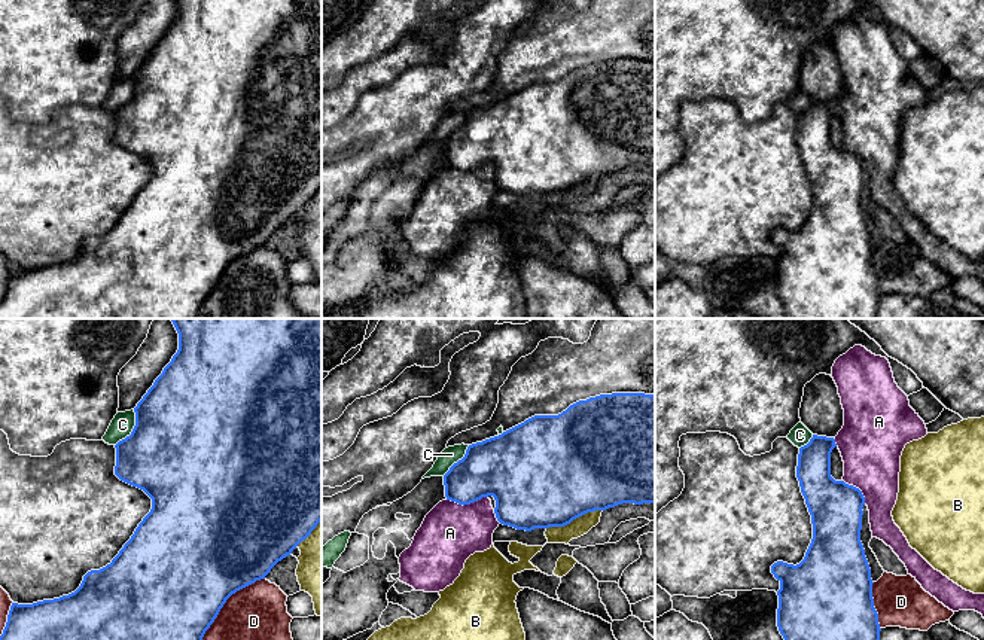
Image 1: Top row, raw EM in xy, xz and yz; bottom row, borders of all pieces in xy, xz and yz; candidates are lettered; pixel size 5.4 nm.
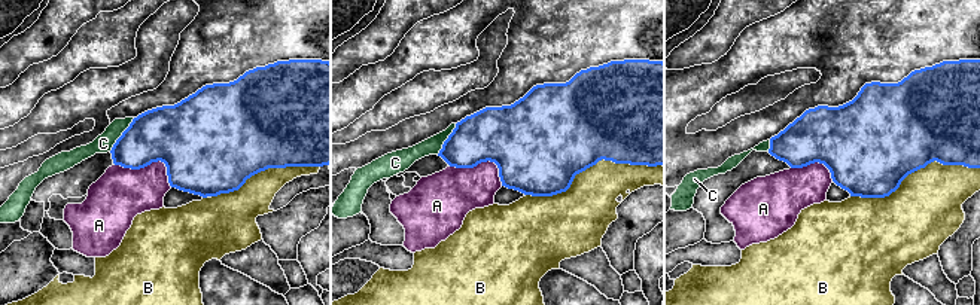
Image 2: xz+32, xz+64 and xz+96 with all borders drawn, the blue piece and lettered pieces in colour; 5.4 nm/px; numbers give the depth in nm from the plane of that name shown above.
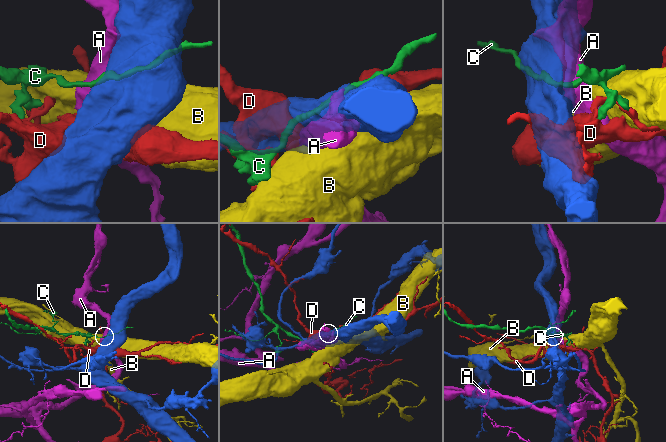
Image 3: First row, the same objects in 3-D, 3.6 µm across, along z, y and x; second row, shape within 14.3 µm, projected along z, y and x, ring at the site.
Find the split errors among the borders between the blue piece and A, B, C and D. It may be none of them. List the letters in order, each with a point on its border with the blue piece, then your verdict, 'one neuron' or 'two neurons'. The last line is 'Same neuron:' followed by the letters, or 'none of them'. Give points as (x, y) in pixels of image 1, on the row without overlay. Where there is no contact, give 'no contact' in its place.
A: contact xz (466, 170); two neurons
B: contact xz (573, 185); two neurons
C: contact xy (133, 96); two neurons
D: contact xy (224, 270); two neurons
Same neuron: none of them

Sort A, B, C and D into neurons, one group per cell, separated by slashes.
A / B / C / D

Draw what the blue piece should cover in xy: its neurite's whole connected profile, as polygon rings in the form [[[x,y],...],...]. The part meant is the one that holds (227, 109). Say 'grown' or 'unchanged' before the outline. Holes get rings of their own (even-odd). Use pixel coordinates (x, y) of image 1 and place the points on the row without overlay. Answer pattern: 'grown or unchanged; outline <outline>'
unchanged; outline [[[179,0],[179,16],[162,40],[155,46],[143,65],[134,74],[135,92],[130,103],[119,107],[116,115],[115,141],[140,156],[152,165],[152,176],[135,195],[131,205],[124,211],[110,231],[100,237],[91,237],[83,243],[80,253],[60,265],[43,266],[33,271],[12,269],[7,289],[0,302],[0,319],[195,319],[202,308],[205,298],[217,284],[226,266],[237,257],[265,246],[271,235],[292,220],[292,217],[305,207],[322,188],[322,0]]]

